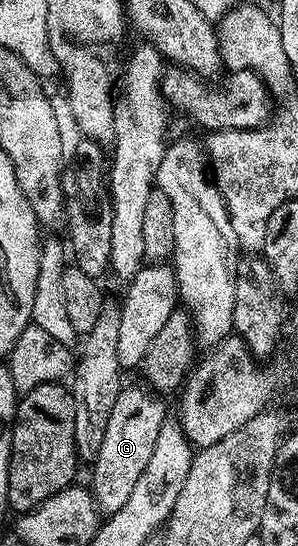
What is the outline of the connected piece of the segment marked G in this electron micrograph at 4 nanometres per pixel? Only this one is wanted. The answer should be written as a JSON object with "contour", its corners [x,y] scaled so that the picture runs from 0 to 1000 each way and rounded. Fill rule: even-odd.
{"contour":[[[423,705],[396,720],[386,744],[372,751],[346,813],[332,819],[326,837],[305,846],[312,855],[312,912],[326,918],[326,932],[362,945],[399,938],[413,923],[440,908],[466,872],[493,857],[507,842],[507,828],[520,828],[520,806],[534,806],[534,784],[560,769],[544,723],[473,707]],[[477,707],[477,709],[473,709]]]}

